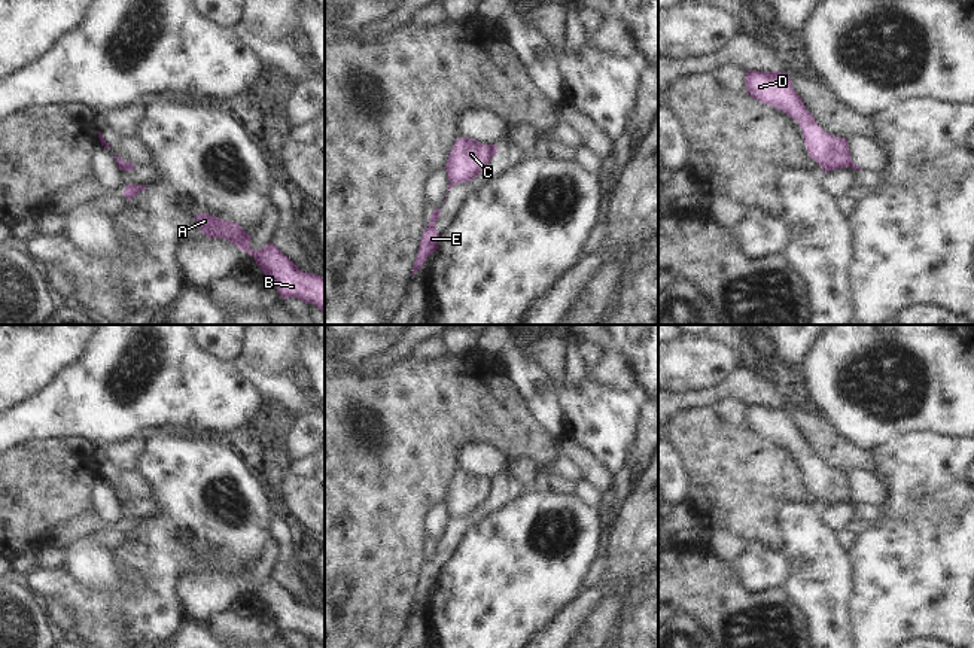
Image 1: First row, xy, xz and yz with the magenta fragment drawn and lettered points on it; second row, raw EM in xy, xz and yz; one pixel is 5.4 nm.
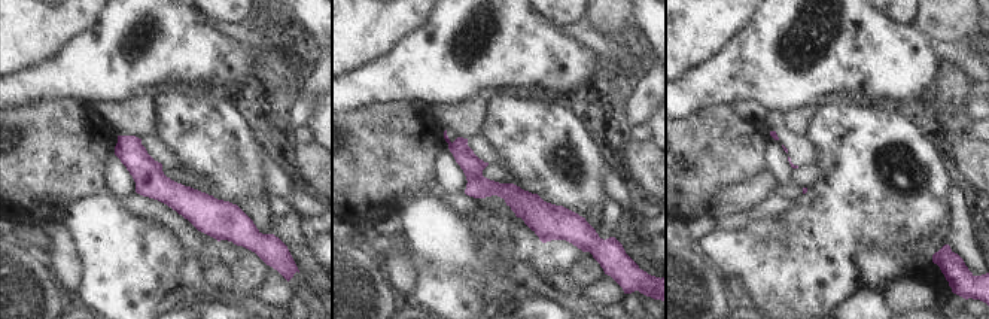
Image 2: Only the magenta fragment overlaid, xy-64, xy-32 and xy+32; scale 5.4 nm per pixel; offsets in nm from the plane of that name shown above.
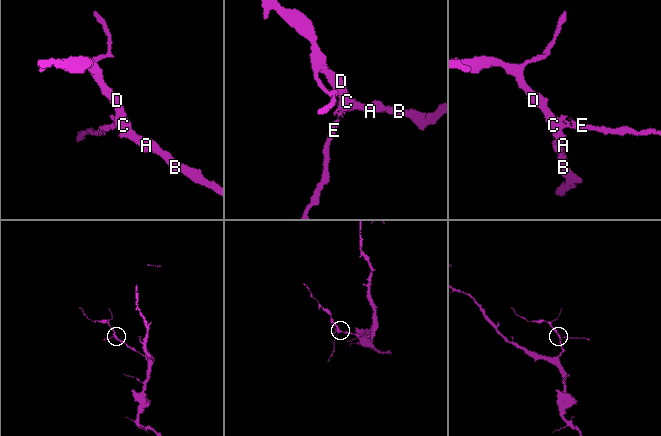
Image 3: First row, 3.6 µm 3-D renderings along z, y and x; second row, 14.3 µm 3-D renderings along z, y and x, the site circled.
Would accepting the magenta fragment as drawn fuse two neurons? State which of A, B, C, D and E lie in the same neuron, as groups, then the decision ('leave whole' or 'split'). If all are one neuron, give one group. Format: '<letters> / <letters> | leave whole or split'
A B C D / E | split

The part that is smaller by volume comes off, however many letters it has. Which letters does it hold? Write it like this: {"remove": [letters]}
{"remove": ["E"]}

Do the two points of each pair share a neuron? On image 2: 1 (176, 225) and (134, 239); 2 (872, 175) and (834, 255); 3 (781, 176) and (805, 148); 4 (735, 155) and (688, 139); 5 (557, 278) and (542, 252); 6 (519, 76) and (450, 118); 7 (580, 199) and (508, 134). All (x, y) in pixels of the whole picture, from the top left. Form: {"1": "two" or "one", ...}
{"1": "two", "2": "one", "3": "two", "4": "one", "5": "two", "6": "two", "7": "one"}

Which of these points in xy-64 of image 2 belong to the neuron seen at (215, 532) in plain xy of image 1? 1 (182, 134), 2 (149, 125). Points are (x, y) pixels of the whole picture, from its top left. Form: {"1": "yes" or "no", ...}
{"1": "yes", "2": "no"}

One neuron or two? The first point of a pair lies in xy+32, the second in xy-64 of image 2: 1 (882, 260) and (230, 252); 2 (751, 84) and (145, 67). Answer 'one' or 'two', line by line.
1: one
2: one

